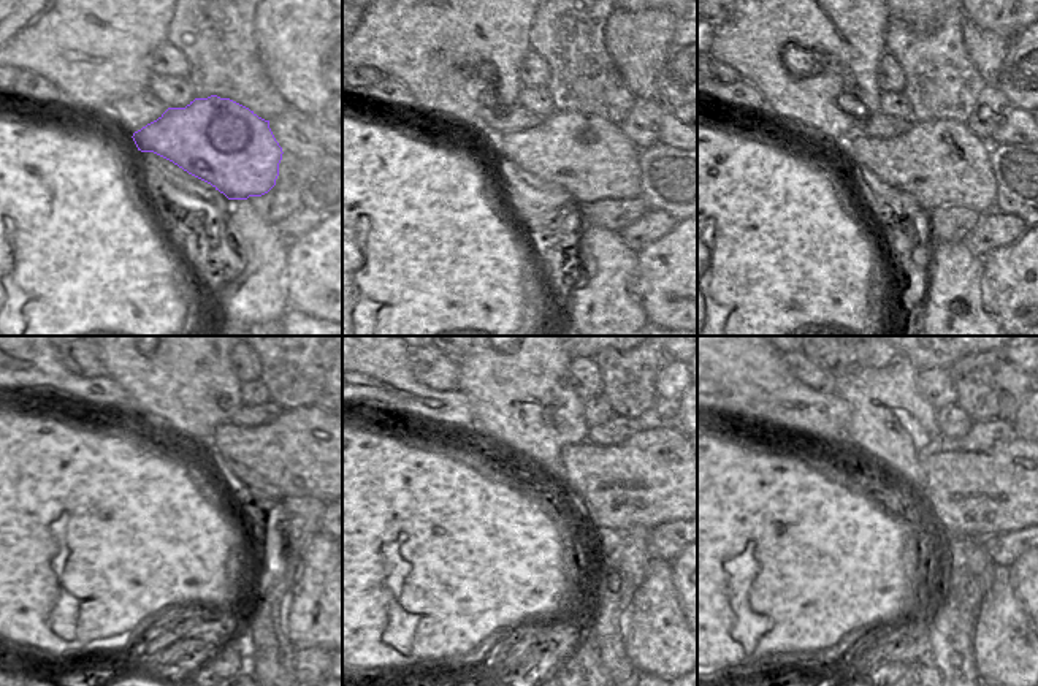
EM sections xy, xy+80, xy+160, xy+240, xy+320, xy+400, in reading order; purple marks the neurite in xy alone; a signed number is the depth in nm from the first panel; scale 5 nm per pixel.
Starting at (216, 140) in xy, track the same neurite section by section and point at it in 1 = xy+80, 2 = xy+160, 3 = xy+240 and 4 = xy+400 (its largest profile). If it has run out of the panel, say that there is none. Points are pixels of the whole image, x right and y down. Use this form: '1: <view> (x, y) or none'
1: xy+80 (590, 157)
2: xy+160 (943, 162)
3: xy+240 (286, 458)
4: xy+400 (1013, 485)

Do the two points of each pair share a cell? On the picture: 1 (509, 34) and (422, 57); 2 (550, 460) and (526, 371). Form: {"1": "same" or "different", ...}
{"1": "same", "2": "same"}

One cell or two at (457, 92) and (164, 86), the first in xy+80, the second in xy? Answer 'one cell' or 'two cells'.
two cells

